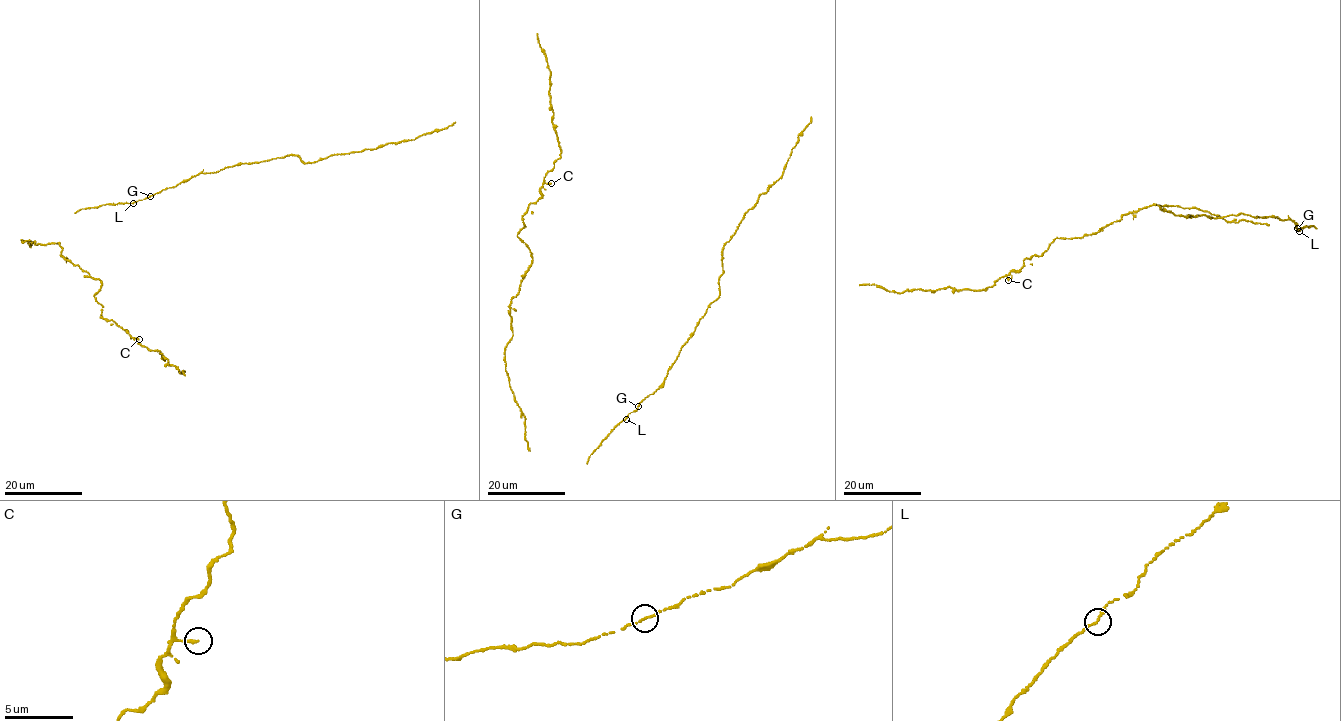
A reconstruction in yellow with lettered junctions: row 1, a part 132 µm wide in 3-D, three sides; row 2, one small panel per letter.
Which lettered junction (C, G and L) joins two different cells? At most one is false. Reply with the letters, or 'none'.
none

